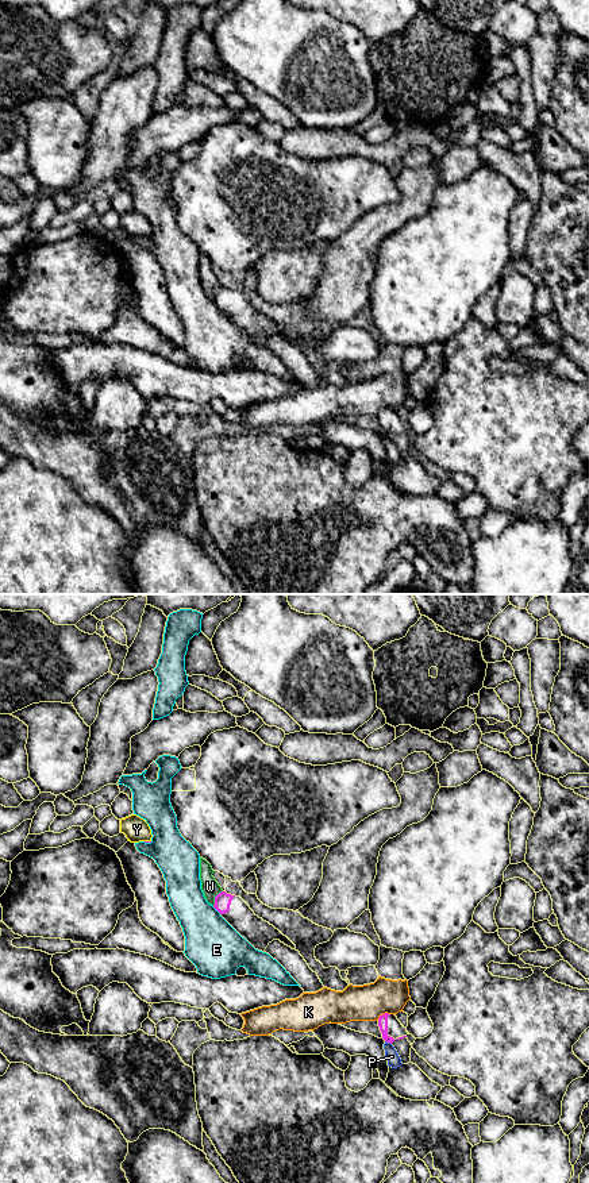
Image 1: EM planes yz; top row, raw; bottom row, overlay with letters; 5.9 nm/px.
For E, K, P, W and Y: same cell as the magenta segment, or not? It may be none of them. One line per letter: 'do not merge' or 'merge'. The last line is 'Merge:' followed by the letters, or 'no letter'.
E: do not merge
K: do not merge
P: do not merge
W: do not merge
Y: do not merge
Merge: no letter

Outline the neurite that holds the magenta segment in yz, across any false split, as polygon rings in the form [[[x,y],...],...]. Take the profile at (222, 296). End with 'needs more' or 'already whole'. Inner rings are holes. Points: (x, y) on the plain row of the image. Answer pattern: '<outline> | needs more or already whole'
[[[222,286],[215,292],[213,303],[255,344],[265,347],[273,335],[280,335],[292,344],[296,344],[296,340],[286,331],[255,311],[240,292]]] | needs more

